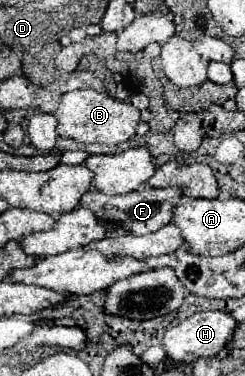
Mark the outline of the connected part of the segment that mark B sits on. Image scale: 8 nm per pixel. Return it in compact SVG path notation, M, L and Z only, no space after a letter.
M77 89L65 93L61 97L59 109L55 111L55 117L59 121L57 125L59 137L71 137L81 143L105 143L105 145L117 145L129 139L131 135L135 135L137 125L141 121L139 109L133 107L129 101L119 101L95 89Z

